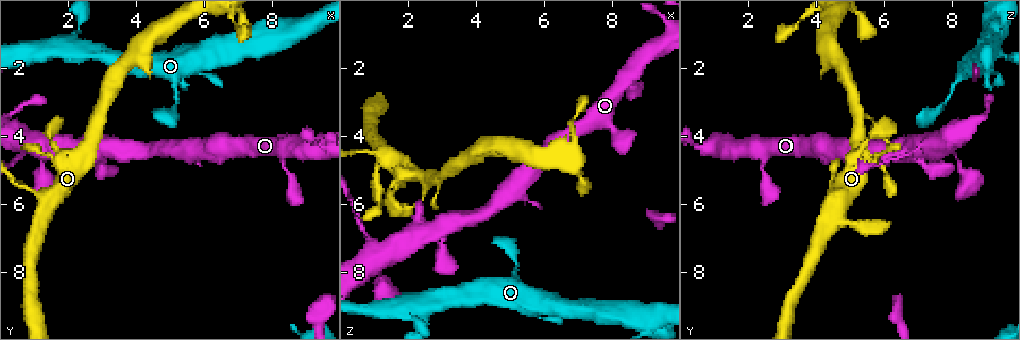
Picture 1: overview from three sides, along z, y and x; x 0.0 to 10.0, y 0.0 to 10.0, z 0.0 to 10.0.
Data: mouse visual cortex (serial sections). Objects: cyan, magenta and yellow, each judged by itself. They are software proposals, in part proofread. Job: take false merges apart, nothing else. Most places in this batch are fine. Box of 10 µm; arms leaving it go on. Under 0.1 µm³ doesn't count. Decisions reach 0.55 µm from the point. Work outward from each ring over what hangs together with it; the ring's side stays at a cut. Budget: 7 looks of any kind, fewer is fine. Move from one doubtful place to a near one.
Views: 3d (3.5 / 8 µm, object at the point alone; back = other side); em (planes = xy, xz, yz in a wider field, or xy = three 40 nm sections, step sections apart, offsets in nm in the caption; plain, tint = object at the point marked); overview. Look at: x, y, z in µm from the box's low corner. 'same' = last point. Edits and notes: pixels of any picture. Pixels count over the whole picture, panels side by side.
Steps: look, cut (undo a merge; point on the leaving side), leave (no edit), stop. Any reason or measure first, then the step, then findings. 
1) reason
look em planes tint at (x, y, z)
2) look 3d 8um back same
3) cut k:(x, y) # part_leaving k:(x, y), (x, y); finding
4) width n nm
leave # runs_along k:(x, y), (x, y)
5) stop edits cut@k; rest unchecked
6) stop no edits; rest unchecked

thin neck
look 3d 3.5um at (8.40, 5.05, 2.40)

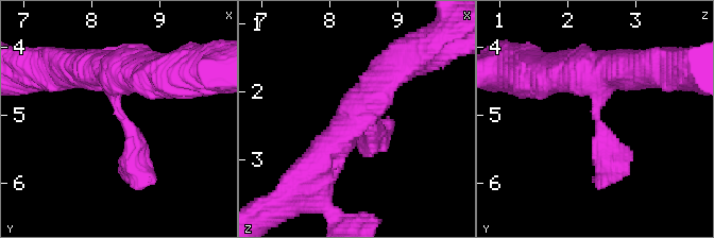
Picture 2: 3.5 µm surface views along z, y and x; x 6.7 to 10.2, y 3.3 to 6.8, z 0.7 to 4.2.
look em xy step 1 tint at (8.40, 5.00, 2.40)

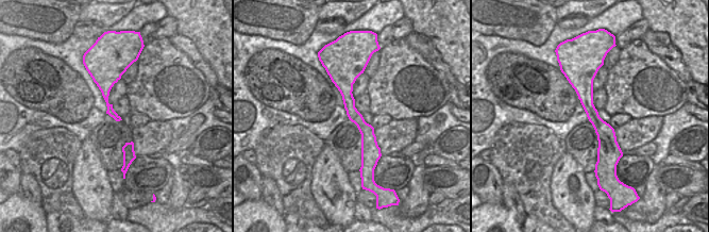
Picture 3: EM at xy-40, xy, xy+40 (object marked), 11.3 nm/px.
leave # one cell here

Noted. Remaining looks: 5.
a narrow waist
look 3d 8um at (1.25, 5.70, 4.50)

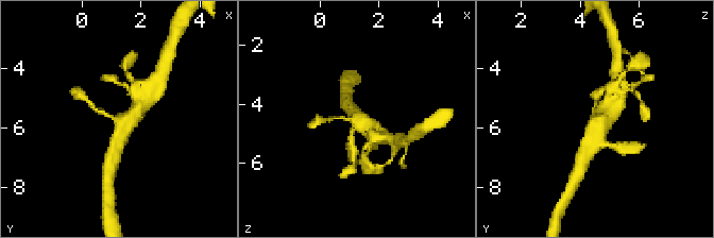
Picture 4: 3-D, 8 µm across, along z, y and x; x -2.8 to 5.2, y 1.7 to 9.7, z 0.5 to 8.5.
zoom in
look 3d 3.5um same

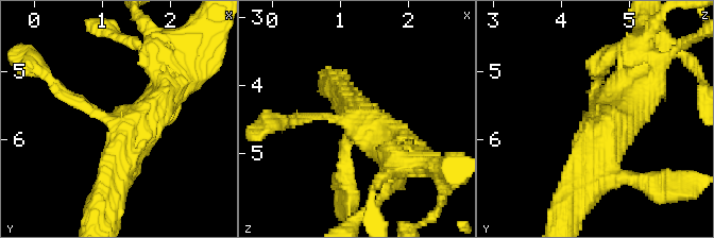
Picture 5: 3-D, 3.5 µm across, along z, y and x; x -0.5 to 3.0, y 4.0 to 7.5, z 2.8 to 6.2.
leave # runs_along 5:(630, 104), (608, 131), (567, 219); one cell here

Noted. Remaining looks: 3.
thin neck
look 3d 3.5um at (1.20, 4.50, 7.90)

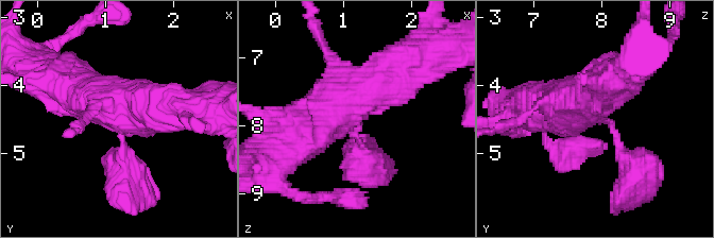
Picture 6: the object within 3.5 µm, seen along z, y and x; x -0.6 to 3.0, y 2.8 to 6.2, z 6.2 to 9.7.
leave # runs_along 6:(397, 69), (355, 94), (286, 151); one cell here

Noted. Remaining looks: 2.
stop no edits; rest unchecked

